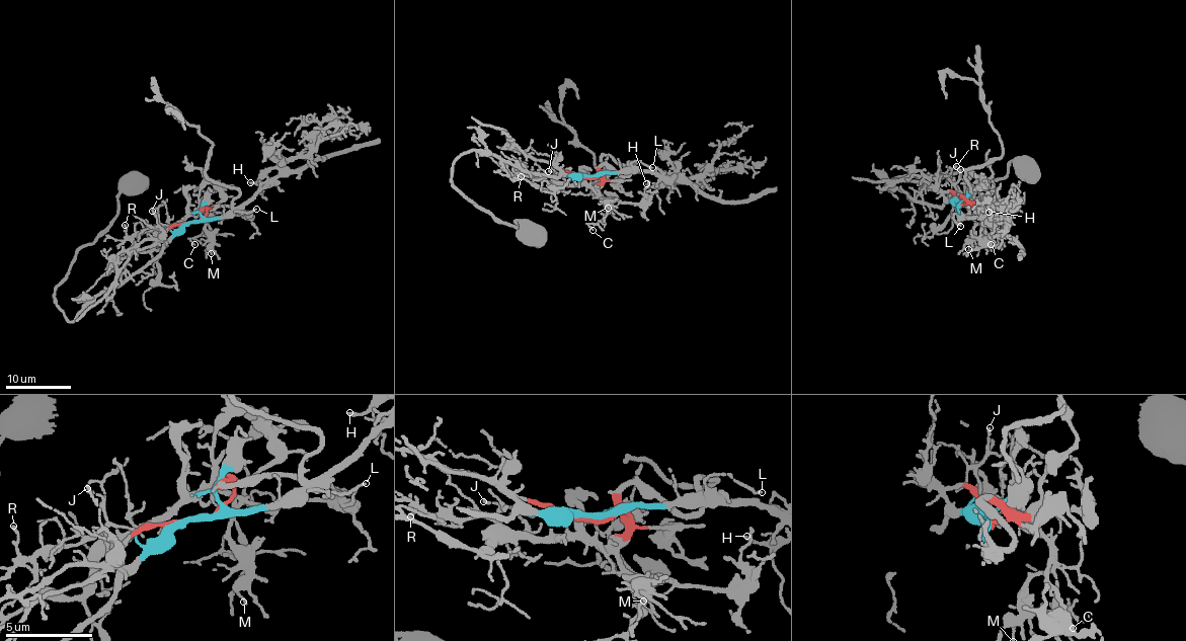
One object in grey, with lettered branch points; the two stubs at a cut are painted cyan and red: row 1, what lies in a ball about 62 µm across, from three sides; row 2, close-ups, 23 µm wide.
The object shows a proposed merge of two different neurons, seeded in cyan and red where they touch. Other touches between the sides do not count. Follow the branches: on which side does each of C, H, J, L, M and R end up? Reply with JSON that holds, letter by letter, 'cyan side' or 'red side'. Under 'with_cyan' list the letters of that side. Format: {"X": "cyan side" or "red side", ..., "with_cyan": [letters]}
{"C": "red side", "H": "cyan side", "J": "cyan side", "L": "cyan side", "M": "red side", "R": "red side", "with_cyan": ["H", "J", "L"]}

